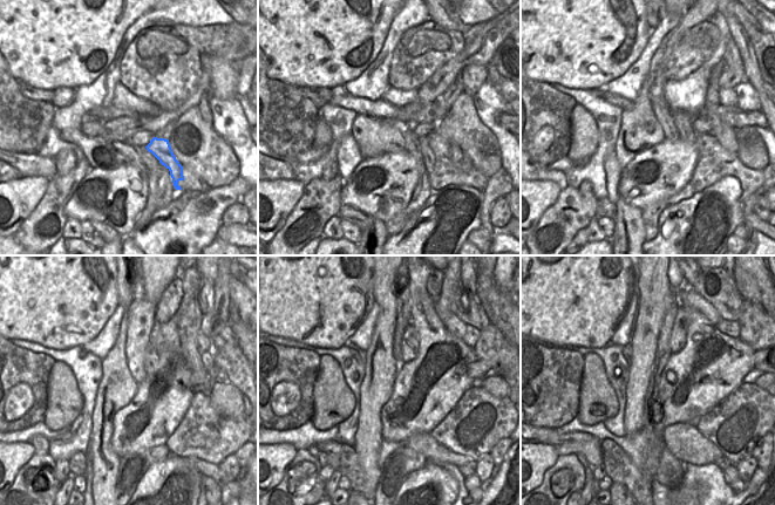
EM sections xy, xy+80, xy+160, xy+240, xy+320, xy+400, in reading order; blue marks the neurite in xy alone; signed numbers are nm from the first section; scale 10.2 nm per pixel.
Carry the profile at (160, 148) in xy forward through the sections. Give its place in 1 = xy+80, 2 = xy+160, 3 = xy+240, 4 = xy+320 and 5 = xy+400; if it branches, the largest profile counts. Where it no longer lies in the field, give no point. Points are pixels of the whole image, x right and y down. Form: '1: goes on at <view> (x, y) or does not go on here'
1: goes on at xy+80 (444, 168)
2: goes on at xy+160 (713, 159)
3: goes on at xy+240 (204, 432)
4: goes on at xy+320 (478, 421)
5: goes on at xy+400 (734, 427)

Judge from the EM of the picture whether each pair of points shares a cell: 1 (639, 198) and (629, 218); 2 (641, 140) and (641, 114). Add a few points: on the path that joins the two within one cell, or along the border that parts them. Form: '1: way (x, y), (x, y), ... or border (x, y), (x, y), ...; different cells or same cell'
1: border (619, 196), (641, 210); different cells
2: way (641, 134), (641, 120); same cell

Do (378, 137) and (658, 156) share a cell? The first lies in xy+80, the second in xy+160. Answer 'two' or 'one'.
two

